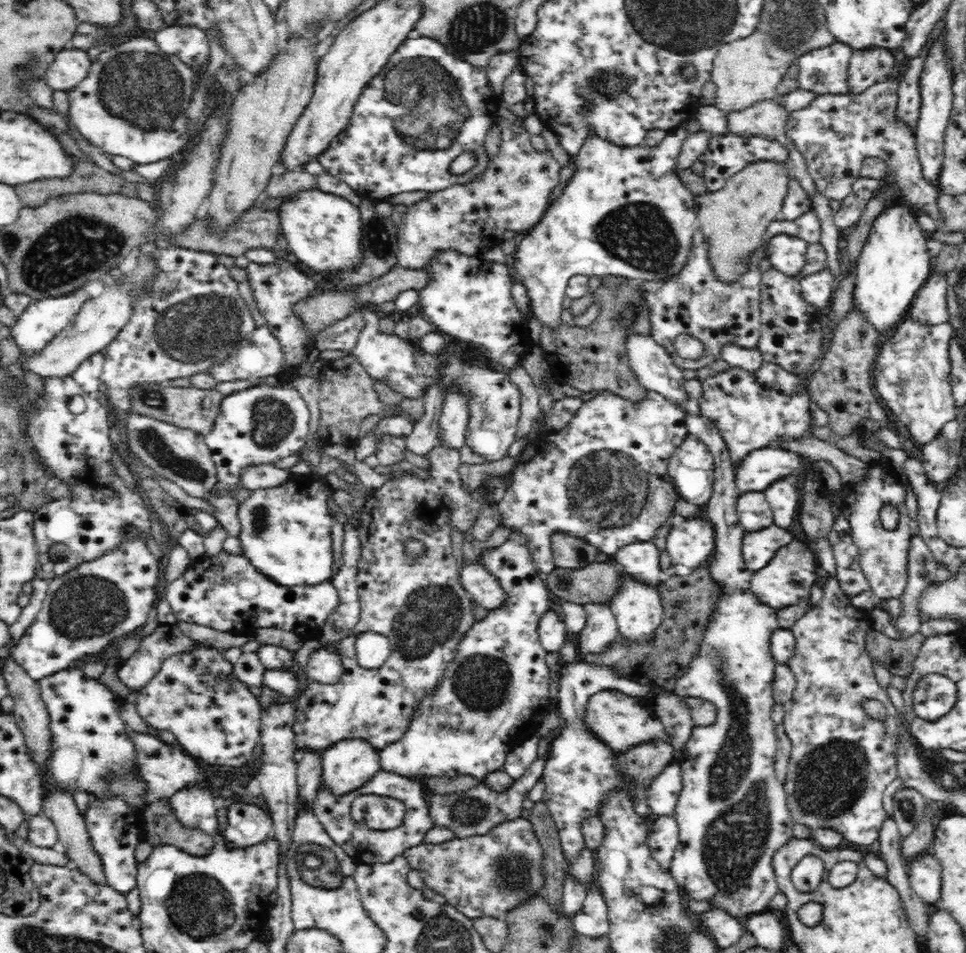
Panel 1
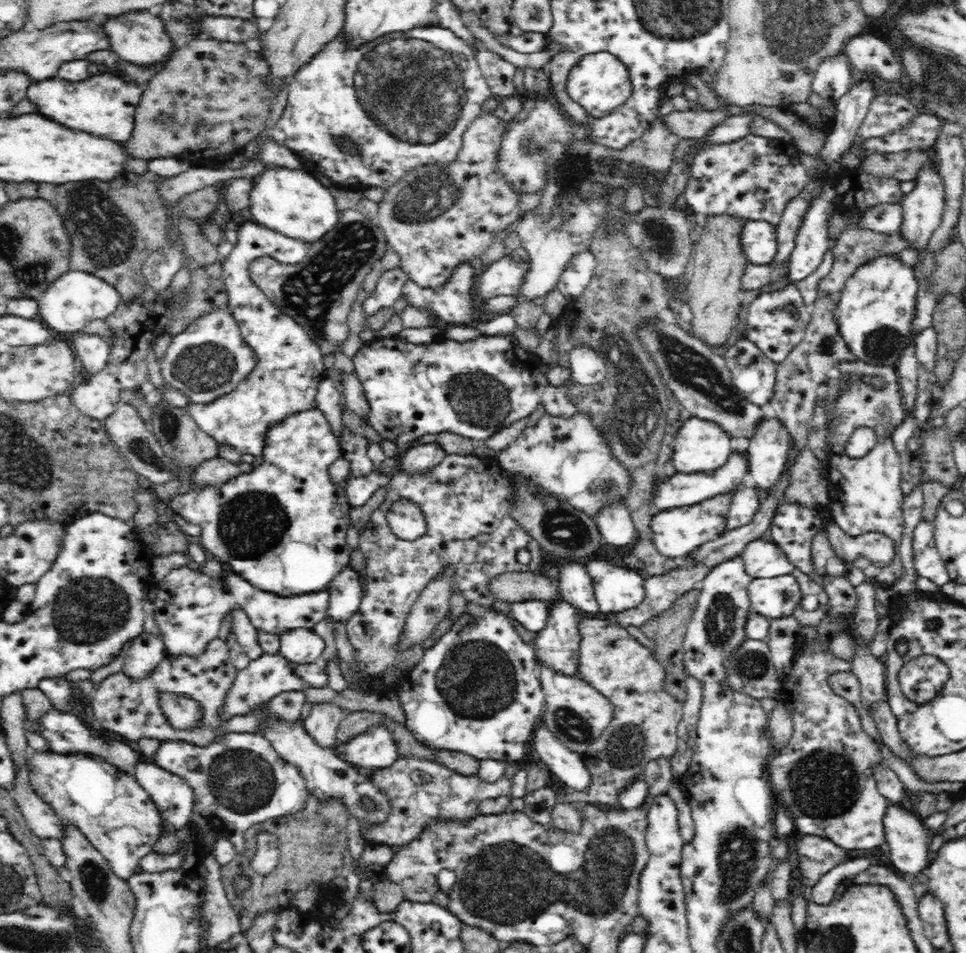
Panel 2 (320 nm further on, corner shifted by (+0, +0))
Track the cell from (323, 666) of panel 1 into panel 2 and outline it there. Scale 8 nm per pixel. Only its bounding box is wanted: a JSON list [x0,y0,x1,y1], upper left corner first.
[279,629,324,664]

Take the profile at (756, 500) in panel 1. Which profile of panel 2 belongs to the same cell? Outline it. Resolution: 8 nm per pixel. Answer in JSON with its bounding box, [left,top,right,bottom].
[727,482,760,529]

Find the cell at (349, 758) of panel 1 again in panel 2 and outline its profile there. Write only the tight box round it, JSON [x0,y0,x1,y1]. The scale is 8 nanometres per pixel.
[334,723,400,772]

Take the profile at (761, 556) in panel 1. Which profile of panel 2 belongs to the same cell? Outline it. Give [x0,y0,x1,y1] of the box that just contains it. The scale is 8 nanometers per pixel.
[740,537,794,579]

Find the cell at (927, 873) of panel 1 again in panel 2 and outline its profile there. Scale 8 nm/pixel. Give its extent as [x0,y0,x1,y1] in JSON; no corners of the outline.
[884,803,930,874]

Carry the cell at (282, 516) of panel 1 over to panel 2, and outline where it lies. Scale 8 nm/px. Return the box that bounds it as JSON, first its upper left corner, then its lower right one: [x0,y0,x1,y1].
[168,408,352,595]

